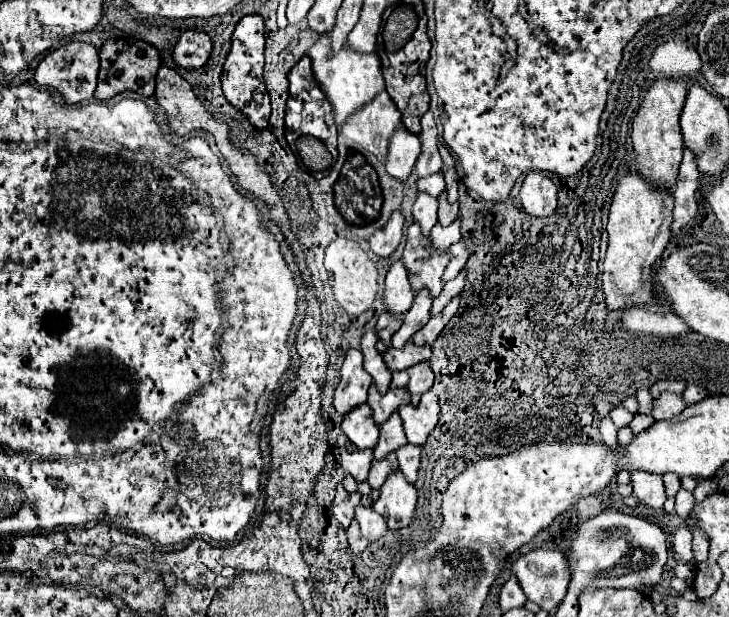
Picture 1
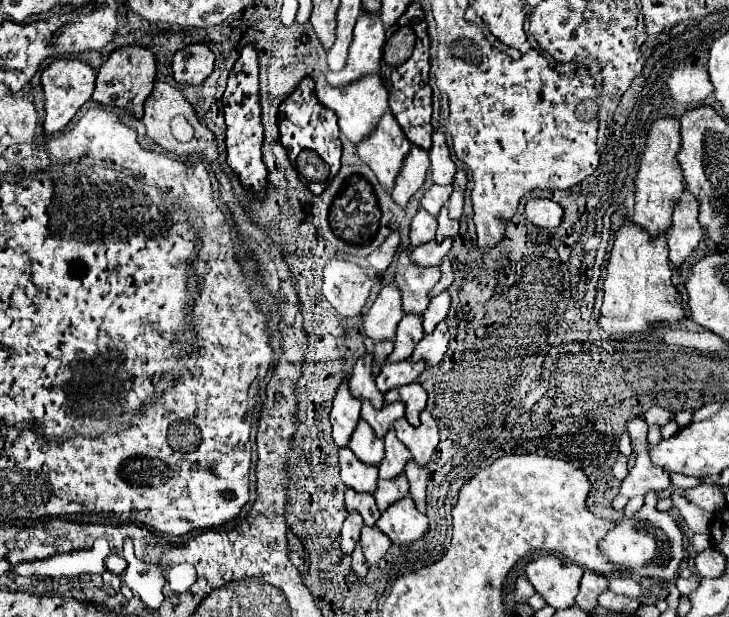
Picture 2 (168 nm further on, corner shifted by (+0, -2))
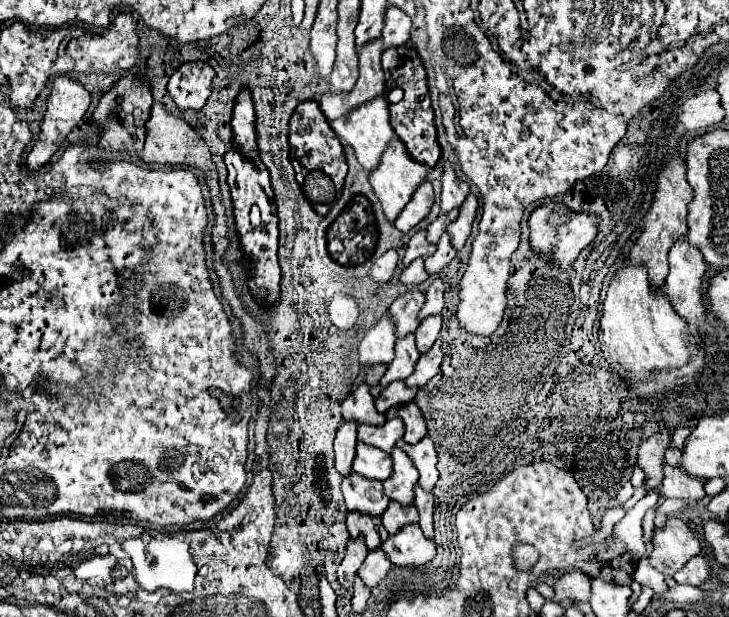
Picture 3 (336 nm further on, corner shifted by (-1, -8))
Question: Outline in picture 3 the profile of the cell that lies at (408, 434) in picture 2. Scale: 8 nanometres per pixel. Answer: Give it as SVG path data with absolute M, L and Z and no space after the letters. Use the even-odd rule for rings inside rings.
M426 435L422 441L418 441L416 445L410 445L406 443L404 439L400 439L396 443L396 447L400 447L414 463L414 467L418 469L420 473L420 479L418 479L418 485L426 491L432 491L434 483L438 481L438 469L436 469L436 463L438 463L438 457L436 457L436 449L434 449L434 443L430 439L430 435Z

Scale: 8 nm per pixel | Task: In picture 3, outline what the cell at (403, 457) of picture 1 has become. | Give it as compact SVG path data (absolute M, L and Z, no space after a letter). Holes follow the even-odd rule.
M420 485L414 487L414 505L420 513L420 529L424 531L426 537L434 537L434 527L432 527L432 511L434 511L434 495L424 491Z

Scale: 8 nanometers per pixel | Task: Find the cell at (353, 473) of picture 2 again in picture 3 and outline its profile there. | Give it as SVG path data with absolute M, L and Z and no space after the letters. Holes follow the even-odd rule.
M354 471L342 479L340 487L348 511L382 515L390 501L384 493L382 481L370 481L366 477L358 477L358 473Z

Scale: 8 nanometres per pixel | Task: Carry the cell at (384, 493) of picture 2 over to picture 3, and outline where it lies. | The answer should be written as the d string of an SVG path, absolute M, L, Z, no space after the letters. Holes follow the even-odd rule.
M390 501L390 505L382 513L382 523L390 535L396 533L402 525L416 523L416 521L418 521L418 511L414 509L414 503L400 505L398 501Z

